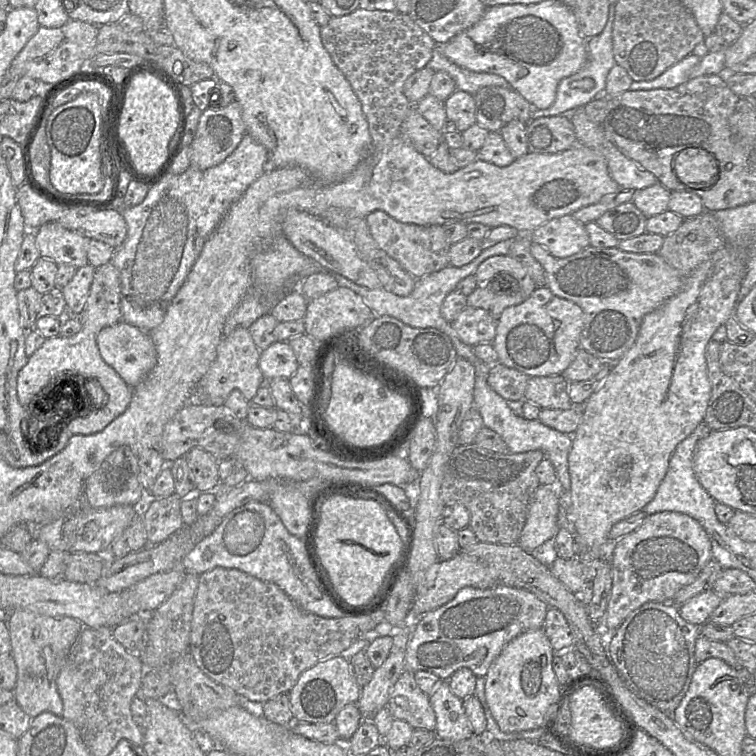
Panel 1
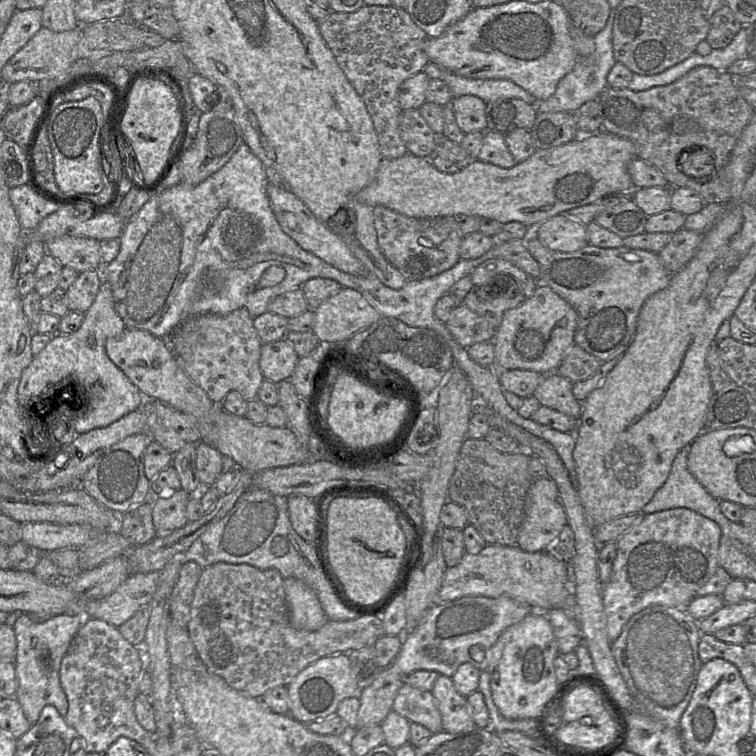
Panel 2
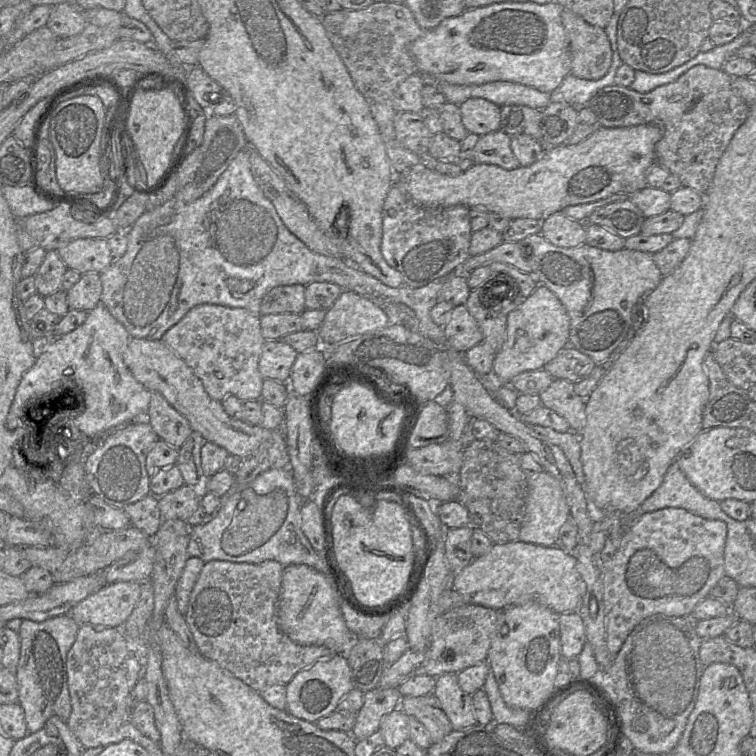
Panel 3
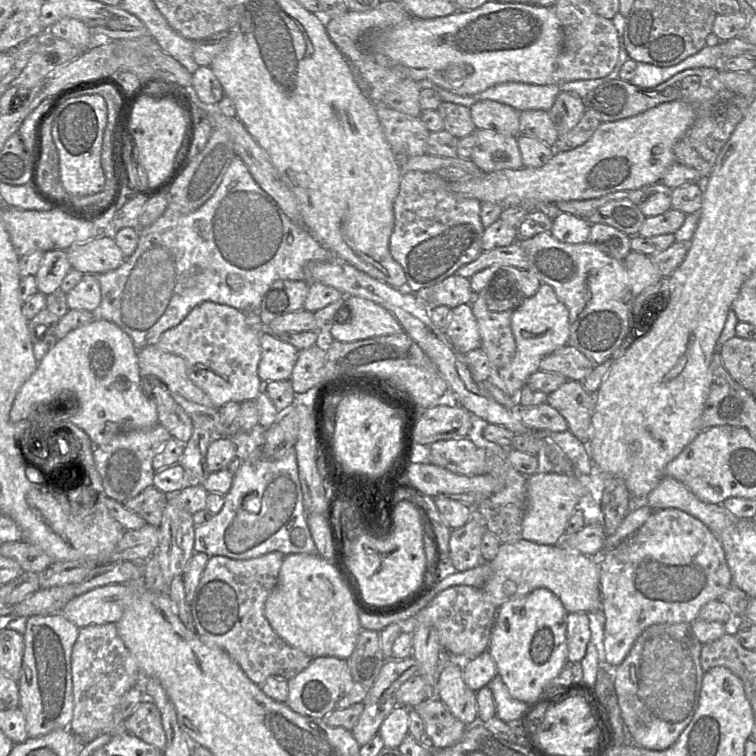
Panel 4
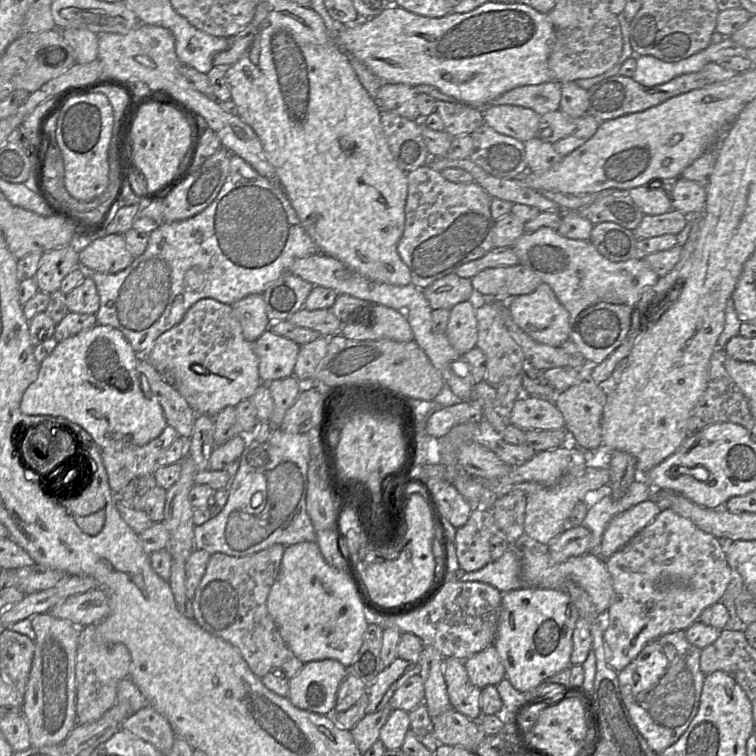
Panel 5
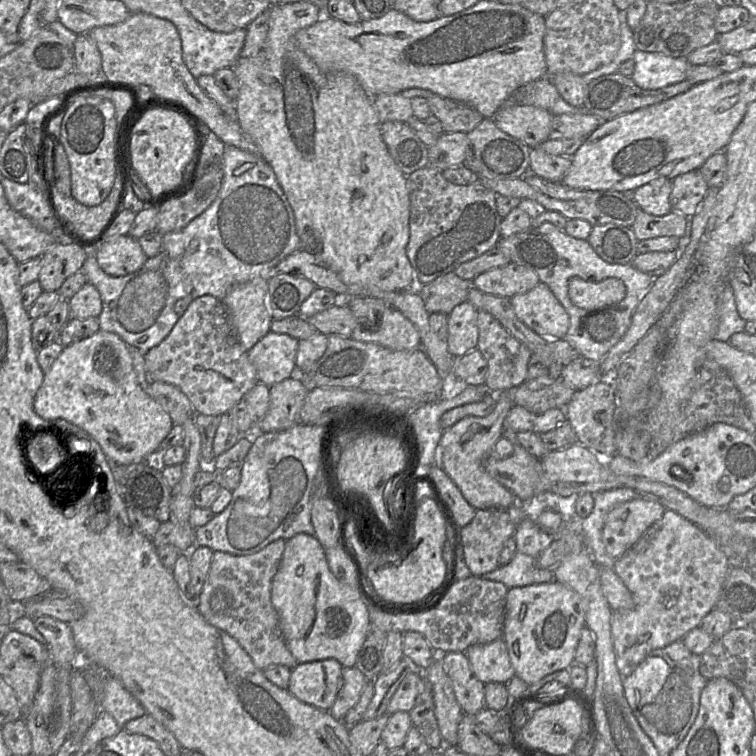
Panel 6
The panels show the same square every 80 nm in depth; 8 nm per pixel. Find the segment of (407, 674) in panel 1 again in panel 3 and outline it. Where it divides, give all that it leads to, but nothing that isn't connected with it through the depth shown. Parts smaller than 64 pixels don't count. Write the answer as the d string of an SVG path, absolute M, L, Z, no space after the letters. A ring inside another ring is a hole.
M432 693L417 697L404 696L399 708L425 726L432 743L439 742L453 731L447 715Z

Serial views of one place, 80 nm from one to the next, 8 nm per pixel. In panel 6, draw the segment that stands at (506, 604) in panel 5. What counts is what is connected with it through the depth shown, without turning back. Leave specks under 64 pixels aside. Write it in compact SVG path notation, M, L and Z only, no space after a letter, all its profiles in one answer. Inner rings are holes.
M555 580L509 588L506 594L502 638L515 676L528 685L555 671L569 669L585 626L583 600L572 588Z

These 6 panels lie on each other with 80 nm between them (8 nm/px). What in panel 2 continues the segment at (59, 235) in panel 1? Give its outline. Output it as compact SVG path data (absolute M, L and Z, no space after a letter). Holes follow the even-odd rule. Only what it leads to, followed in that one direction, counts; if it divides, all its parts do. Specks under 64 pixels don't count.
M64 235L46 242L46 251L57 259L62 267L69 267L78 273L87 270L101 270L100 241Z

